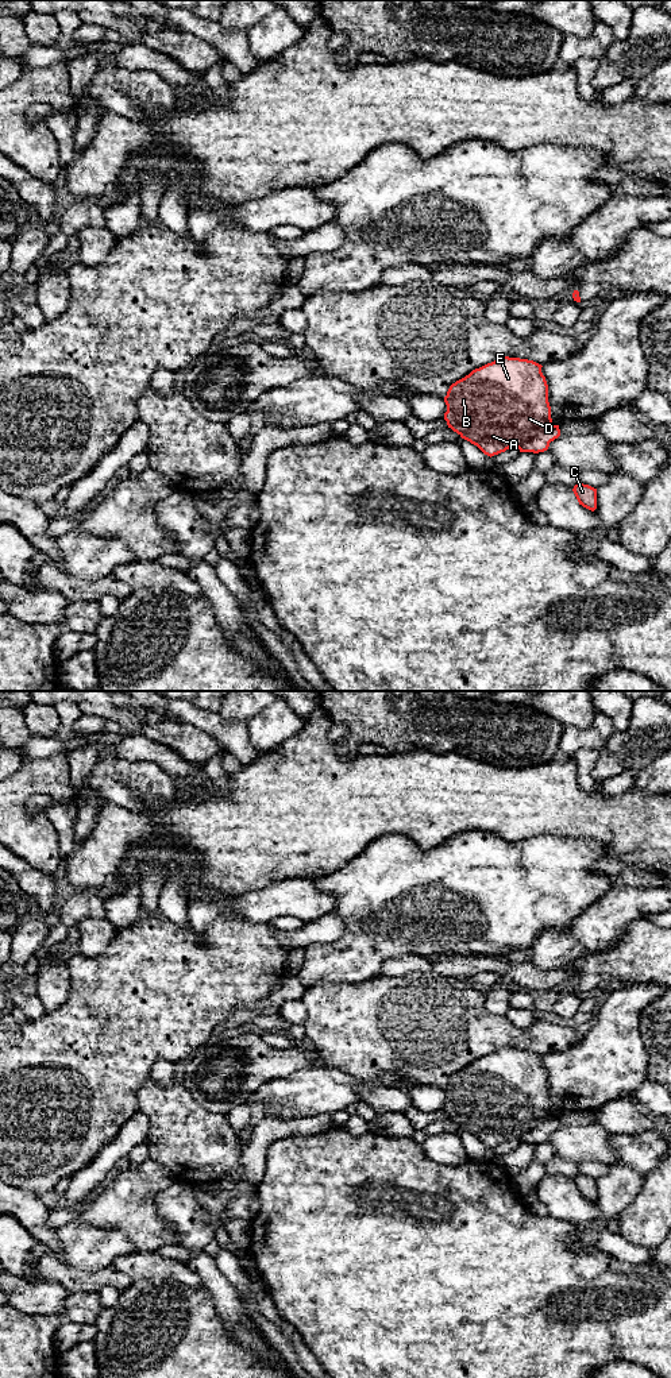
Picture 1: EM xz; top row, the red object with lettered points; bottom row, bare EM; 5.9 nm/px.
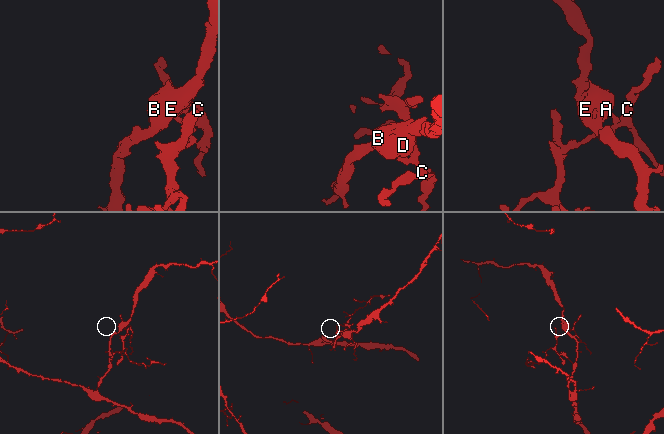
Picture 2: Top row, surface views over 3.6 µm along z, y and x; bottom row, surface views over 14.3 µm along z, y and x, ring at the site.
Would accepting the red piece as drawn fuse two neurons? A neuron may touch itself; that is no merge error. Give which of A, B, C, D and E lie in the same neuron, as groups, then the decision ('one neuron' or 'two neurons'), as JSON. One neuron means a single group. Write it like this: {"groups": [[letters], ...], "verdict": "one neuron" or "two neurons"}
{"groups": [["A", "B", "D", "E"], ["C"]], "verdict": "two neurons"}

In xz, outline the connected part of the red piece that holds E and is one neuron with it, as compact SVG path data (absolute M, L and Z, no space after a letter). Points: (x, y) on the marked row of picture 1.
M504 356L452 383L444 397L448 428L494 456L552 425L541 364Z

